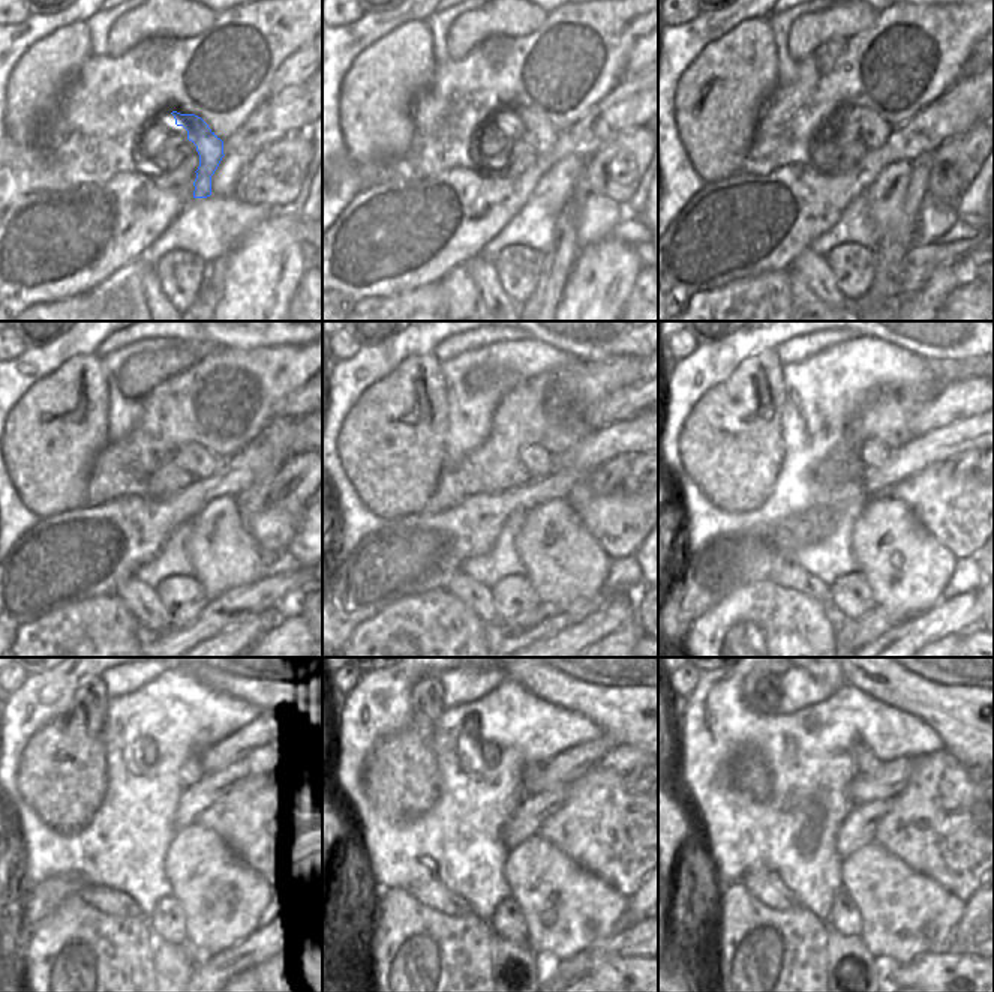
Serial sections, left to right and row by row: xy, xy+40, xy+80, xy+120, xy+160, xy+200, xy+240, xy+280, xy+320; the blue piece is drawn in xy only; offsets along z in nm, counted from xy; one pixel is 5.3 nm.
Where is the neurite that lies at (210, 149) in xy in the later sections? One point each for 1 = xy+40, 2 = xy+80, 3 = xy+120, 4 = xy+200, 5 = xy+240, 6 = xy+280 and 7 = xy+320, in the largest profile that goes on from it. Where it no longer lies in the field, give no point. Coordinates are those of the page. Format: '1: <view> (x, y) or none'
1: xy+40 (537, 131)
2: xy+80 (874, 131)
3: xy+120 (194, 458)
4: xy+200 (873, 453)
5: xy+240 (192, 772)
6: xy+280 (531, 772)
7: xy+320 (867, 763)

